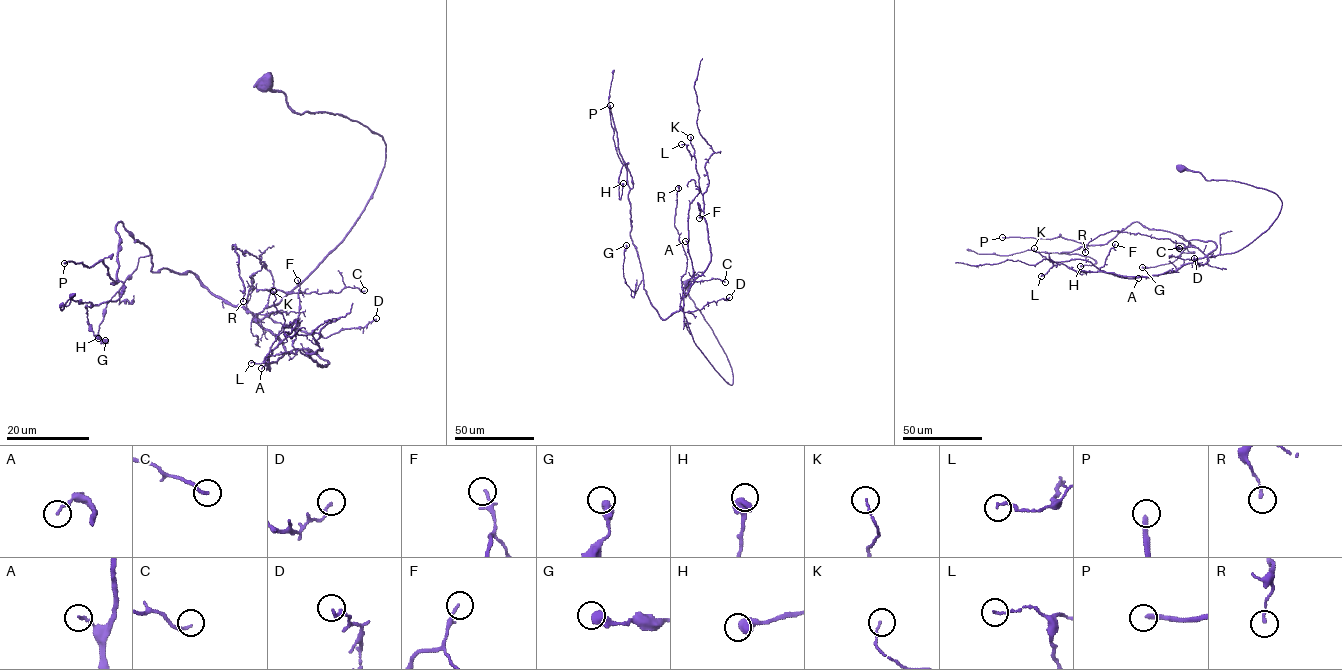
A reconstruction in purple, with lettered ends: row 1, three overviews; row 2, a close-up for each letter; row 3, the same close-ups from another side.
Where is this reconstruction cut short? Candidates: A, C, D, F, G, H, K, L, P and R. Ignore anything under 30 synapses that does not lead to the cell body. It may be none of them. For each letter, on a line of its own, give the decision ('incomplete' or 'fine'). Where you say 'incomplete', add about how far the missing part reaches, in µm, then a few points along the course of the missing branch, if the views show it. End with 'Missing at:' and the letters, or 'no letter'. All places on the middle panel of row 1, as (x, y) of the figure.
A: fine
C: fine
D: fine
F: fine
G: fine
H: fine
K: fine
L: fine
P: incomplete | 550 µm
R: fine
Missing at: P

